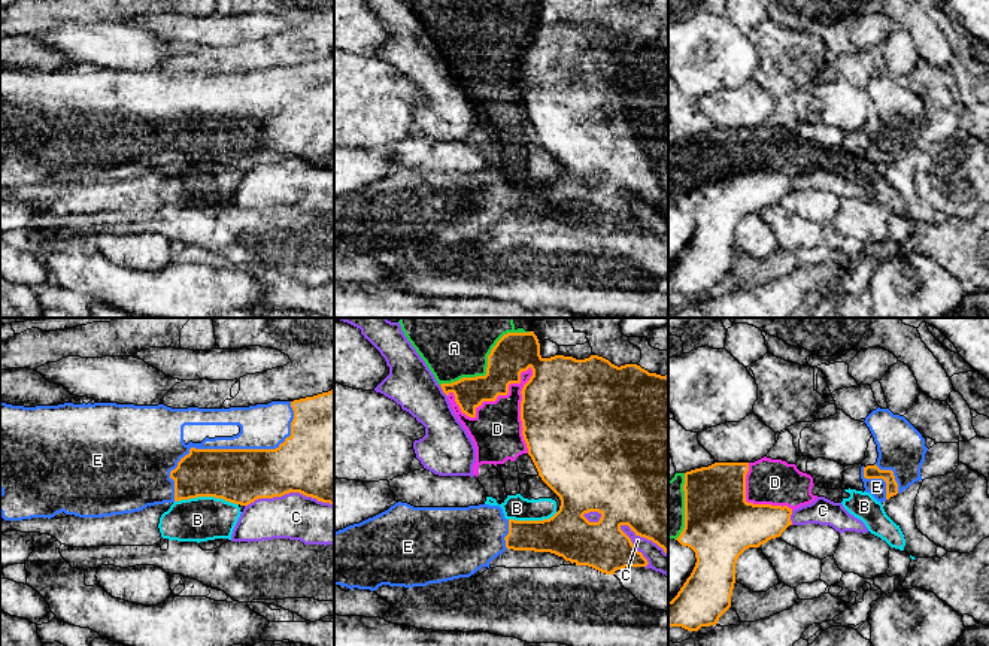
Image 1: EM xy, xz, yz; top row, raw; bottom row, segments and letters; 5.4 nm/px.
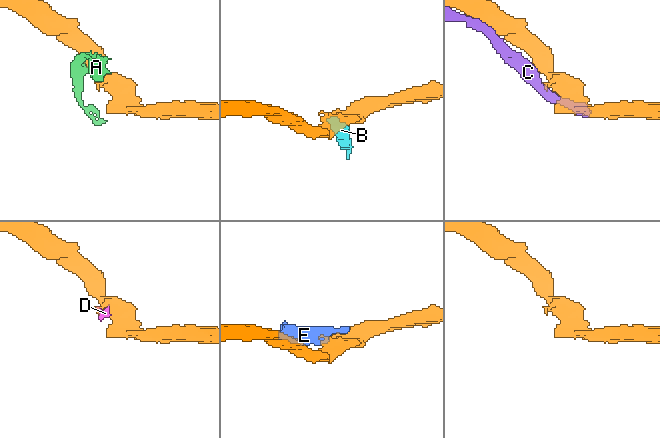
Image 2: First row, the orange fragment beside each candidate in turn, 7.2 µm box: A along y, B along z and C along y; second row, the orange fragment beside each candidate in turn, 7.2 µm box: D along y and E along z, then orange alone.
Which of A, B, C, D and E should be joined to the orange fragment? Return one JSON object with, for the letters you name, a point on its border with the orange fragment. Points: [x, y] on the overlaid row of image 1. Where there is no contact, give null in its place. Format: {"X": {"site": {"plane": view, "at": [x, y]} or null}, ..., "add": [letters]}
{"E": {"site": {"plane": "xy", "at": [230, 449]}}, "add": ["E"]}

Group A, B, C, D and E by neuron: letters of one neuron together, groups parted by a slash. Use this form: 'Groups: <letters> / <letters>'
Groups: A B D / C / E

